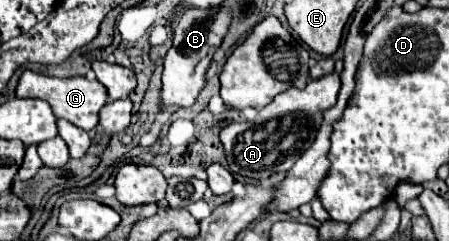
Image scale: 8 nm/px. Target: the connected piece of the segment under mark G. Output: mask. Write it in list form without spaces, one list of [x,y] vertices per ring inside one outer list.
[[[25,70],[19,78],[17,84],[17,98],[41,98],[49,102],[53,108],[53,114],[57,118],[65,118],[71,124],[83,128],[83,130],[93,130],[99,122],[99,110],[107,104],[107,92],[97,80],[87,80],[85,76],[73,76],[73,78],[53,78],[53,76],[43,76],[31,70]]]

